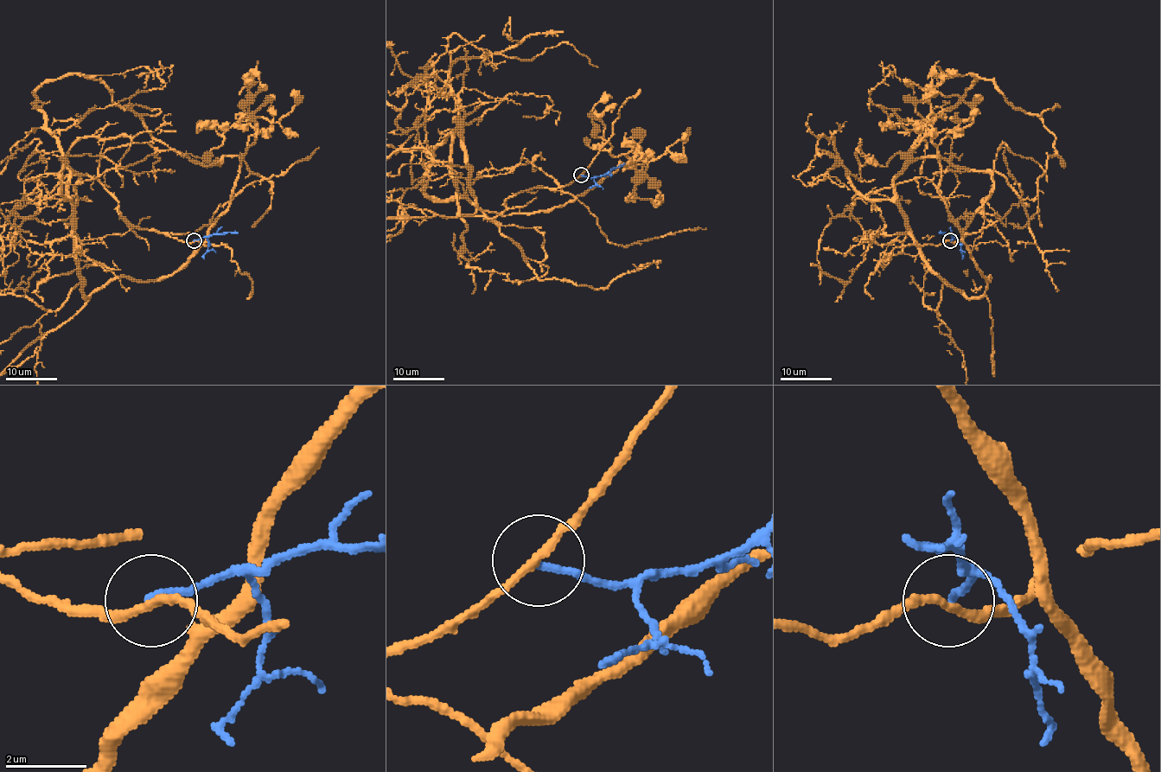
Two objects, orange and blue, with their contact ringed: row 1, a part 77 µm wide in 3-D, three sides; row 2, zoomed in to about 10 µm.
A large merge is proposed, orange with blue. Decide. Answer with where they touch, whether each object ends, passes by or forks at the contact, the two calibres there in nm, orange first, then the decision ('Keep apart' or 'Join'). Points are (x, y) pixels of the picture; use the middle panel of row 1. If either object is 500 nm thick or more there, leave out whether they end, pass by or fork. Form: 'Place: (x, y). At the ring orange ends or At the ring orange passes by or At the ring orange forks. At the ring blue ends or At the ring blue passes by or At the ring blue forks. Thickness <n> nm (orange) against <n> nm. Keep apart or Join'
Place: (581, 175). At the ring orange passes by. At the ring blue ends. Thickness 190 nm (orange) against 170 nm. Keep apart

